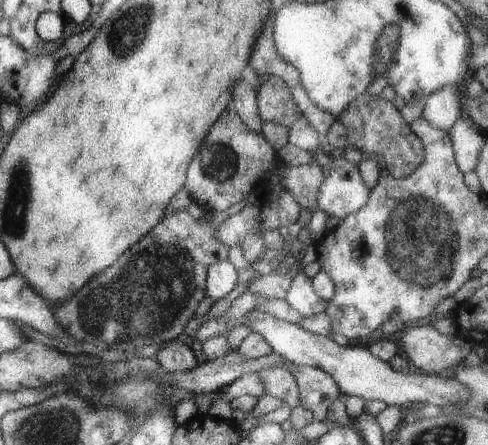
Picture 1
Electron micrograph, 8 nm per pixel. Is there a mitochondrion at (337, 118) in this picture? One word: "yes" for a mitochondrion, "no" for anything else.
no

